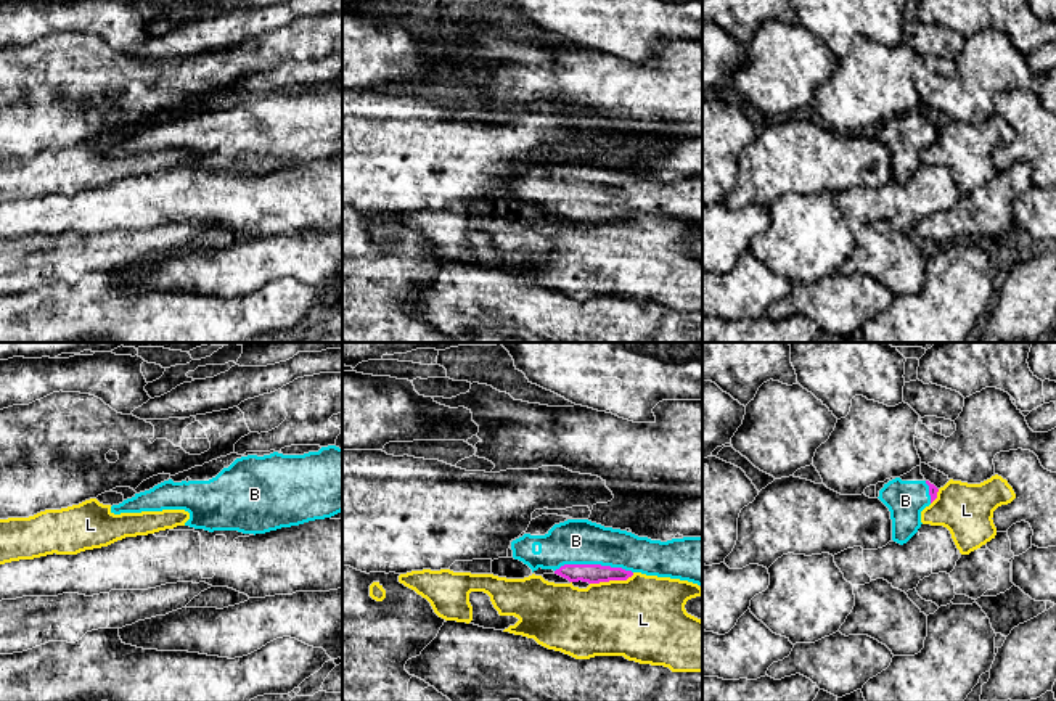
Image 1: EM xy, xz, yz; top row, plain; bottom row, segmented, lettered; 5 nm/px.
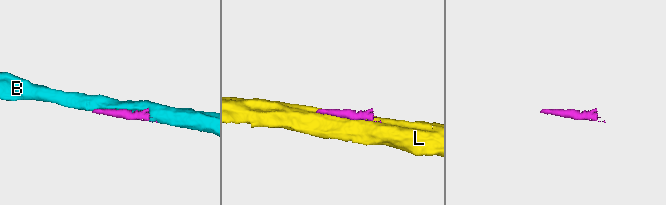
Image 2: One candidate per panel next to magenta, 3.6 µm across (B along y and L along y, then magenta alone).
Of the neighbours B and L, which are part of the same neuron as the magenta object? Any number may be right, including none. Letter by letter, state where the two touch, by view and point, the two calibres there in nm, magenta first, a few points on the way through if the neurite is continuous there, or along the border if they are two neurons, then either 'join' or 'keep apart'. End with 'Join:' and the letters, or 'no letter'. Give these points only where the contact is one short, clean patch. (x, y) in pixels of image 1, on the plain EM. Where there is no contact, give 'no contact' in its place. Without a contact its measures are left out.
B: xz (593, 204) | 100/220 nm | join
L: xz (611, 219) | 100/420 nm | keep apart
Join: B

